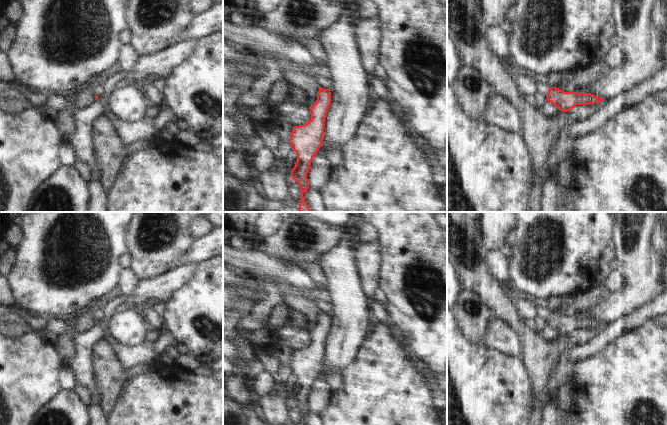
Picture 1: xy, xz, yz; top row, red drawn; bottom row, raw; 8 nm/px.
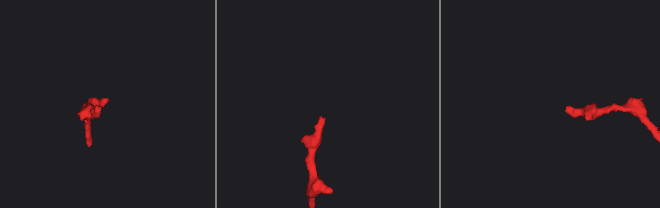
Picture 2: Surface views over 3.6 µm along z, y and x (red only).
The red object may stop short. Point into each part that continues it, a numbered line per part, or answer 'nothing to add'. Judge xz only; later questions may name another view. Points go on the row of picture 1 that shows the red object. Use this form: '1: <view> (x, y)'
nothing to add

